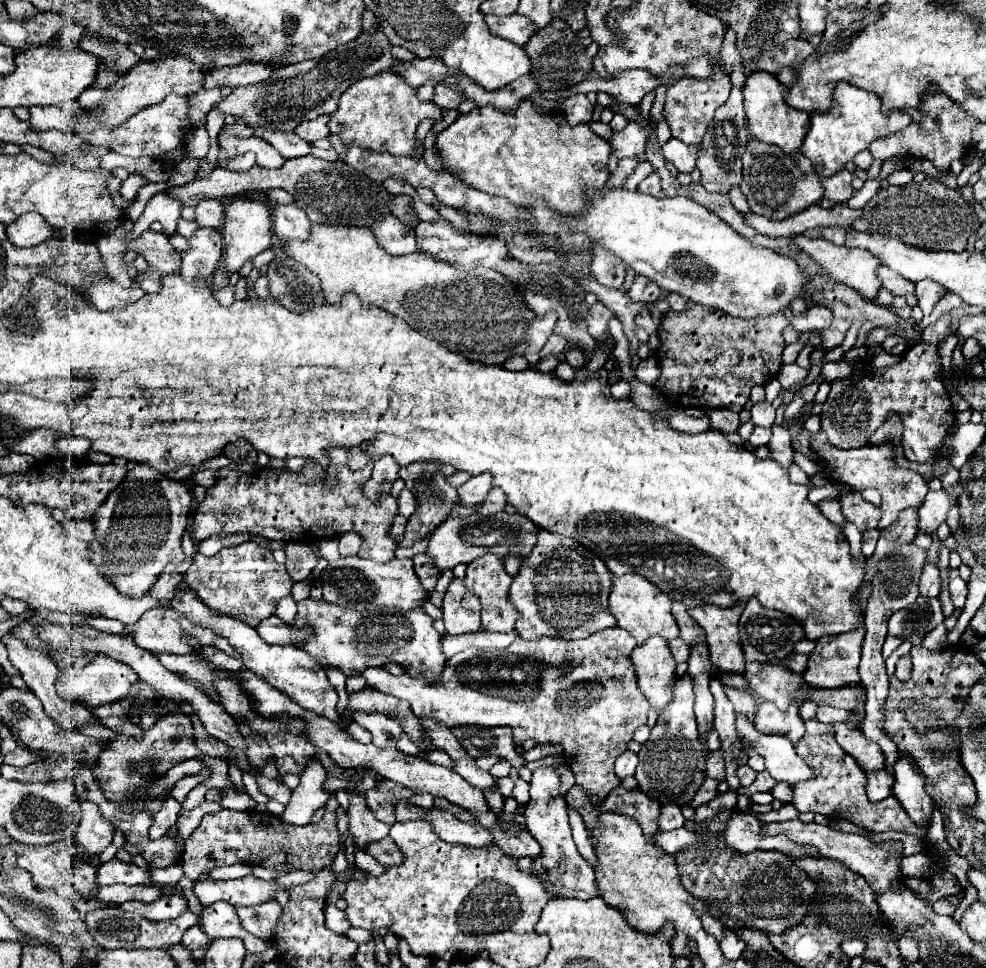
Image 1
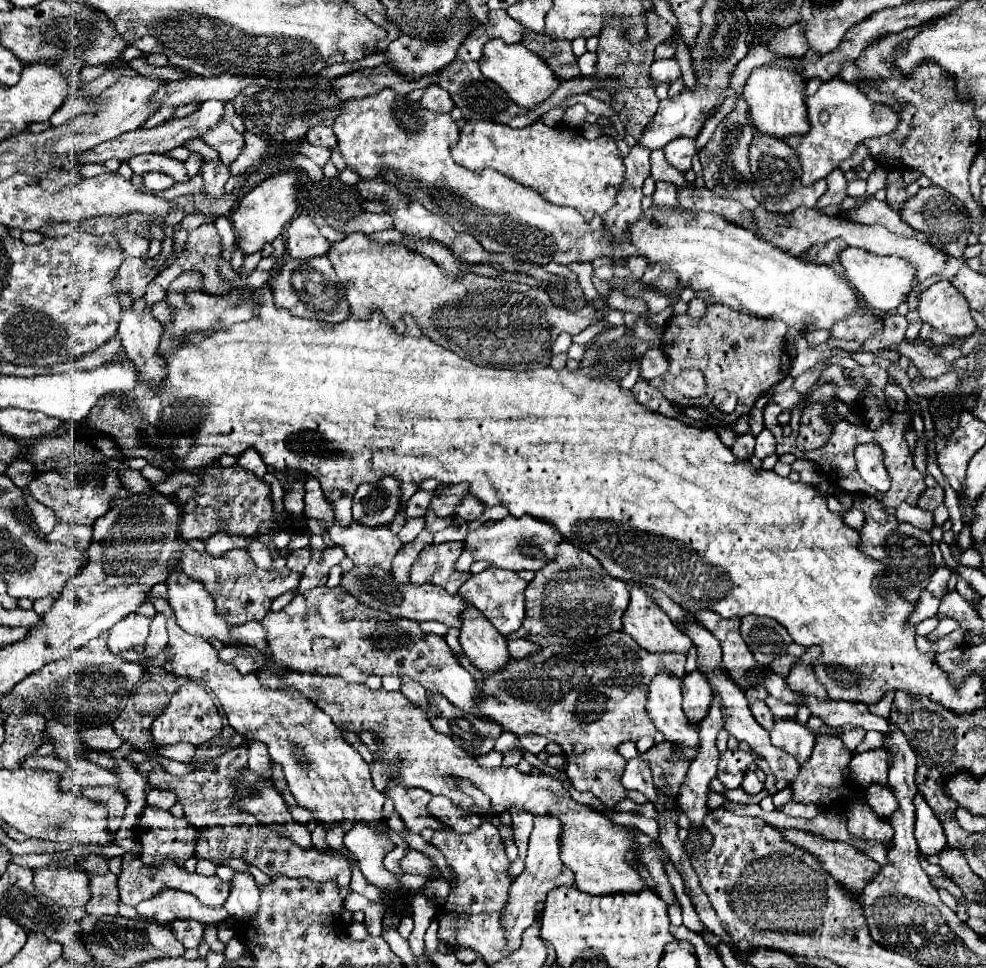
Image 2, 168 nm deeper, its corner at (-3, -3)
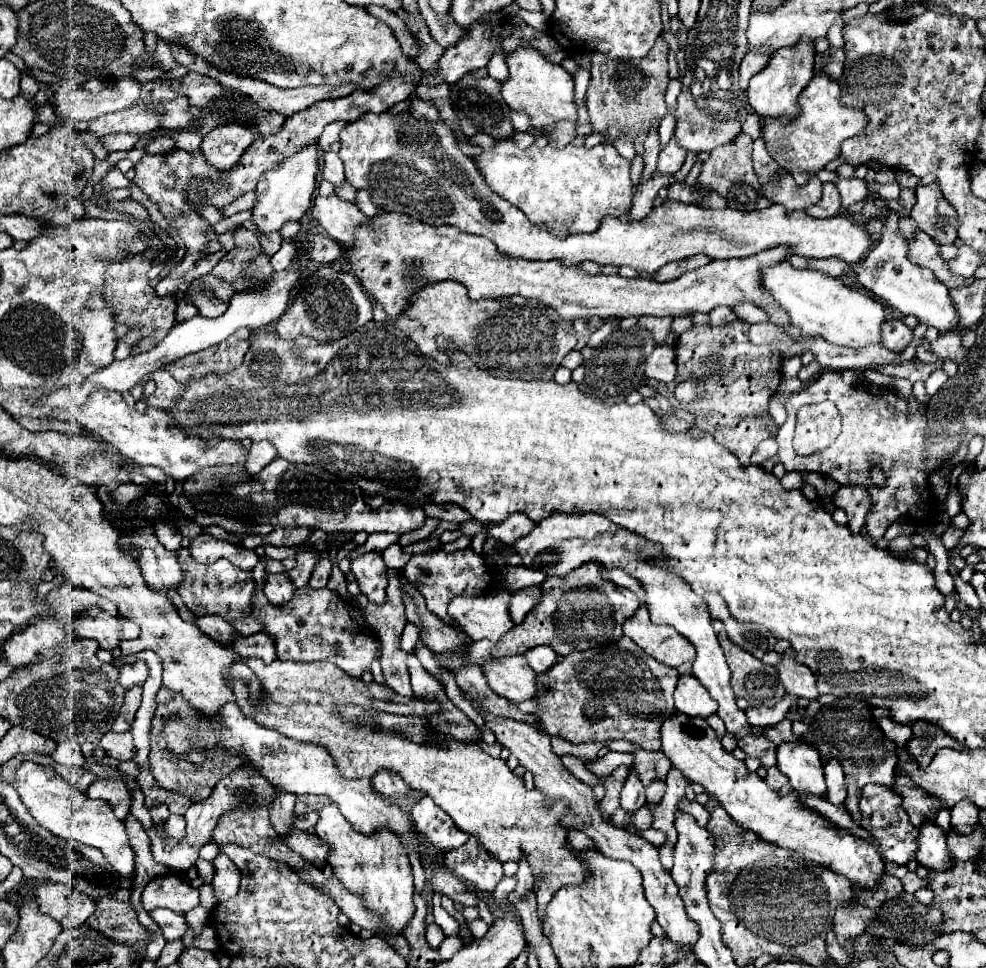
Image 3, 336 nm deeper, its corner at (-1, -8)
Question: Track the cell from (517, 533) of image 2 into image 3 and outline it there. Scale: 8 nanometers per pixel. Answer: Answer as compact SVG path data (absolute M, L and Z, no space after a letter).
M554 514L538 522L538 526L524 538L516 540L516 552L524 558L524 566L530 570L540 570L548 576L564 576L574 568L580 568L586 562L598 562L604 568L620 566L632 578L640 582L646 592L646 606L650 610L650 618L654 624L668 624L676 628L682 636L686 636L696 646L696 660L694 660L694 676L704 684L710 696L718 702L718 716L724 720L726 730L736 734L736 738L744 738L752 734L752 726L748 724L744 712L734 702L734 692L730 688L730 670L724 660L722 648L712 628L712 620L702 596L694 594L692 588L686 584L684 578L678 574L650 564L652 558L660 556L662 550L656 542L648 542L642 536L628 532L626 528L618 528L608 518L598 514L584 514L584 516L566 516Z

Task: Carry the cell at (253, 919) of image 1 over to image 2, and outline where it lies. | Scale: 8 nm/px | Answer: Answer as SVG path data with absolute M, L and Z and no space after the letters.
M236 873L232 877L230 899L224 903L228 915L238 921L242 919L252 921L258 911L258 901L260 901L260 889L254 877L248 873Z

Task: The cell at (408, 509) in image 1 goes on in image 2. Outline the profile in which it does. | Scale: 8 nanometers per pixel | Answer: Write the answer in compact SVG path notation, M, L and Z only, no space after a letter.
M430 509L426 511L424 519L426 519L426 531L430 531L430 533L436 533L436 531L448 527L450 521L452 521L452 519L442 519L442 517L438 517L438 515L436 515L434 511L430 511Z

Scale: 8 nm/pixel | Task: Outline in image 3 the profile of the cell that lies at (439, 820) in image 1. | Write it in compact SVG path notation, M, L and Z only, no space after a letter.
M380 770L376 772L376 776L372 776L372 786L376 788L376 792L380 792L382 796L388 796L388 800L392 800L394 804L402 804L402 802L414 802L408 794L410 788L404 784L404 780L396 774L396 772L388 772L388 770Z

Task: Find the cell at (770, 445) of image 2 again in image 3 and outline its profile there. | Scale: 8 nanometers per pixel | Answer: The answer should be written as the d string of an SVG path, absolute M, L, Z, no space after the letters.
M768 438L768 440L764 440L764 442L754 450L750 462L756 464L756 466L762 466L762 464L764 464L768 458L772 458L776 452L778 452L776 440L774 440L774 438Z

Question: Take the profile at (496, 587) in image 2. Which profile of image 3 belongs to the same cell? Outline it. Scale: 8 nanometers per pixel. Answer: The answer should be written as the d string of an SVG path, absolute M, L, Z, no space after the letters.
M530 586L530 588L522 588L518 592L512 594L512 600L510 600L510 612L512 612L512 620L514 624L520 624L526 614L540 602L540 596L542 596L542 590L540 586Z

